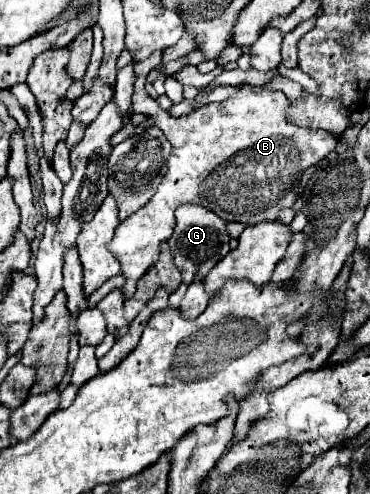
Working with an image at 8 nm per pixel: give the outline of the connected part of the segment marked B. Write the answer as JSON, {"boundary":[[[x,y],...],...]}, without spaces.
{"boundary":[[[137,77],[132,95],[132,111],[146,113],[156,121],[172,145],[168,173],[162,177],[152,199],[116,227],[110,251],[120,259],[126,285],[124,297],[136,291],[136,281],[158,261],[160,243],[168,241],[174,229],[174,209],[180,203],[196,203],[214,211],[224,221],[256,225],[276,219],[284,207],[296,201],[296,185],[304,171],[328,157],[338,137],[328,131],[298,127],[286,117],[290,101],[282,91],[270,87],[238,87],[236,95],[222,103],[208,103],[190,115],[172,117],[144,89],[146,77]]]}

